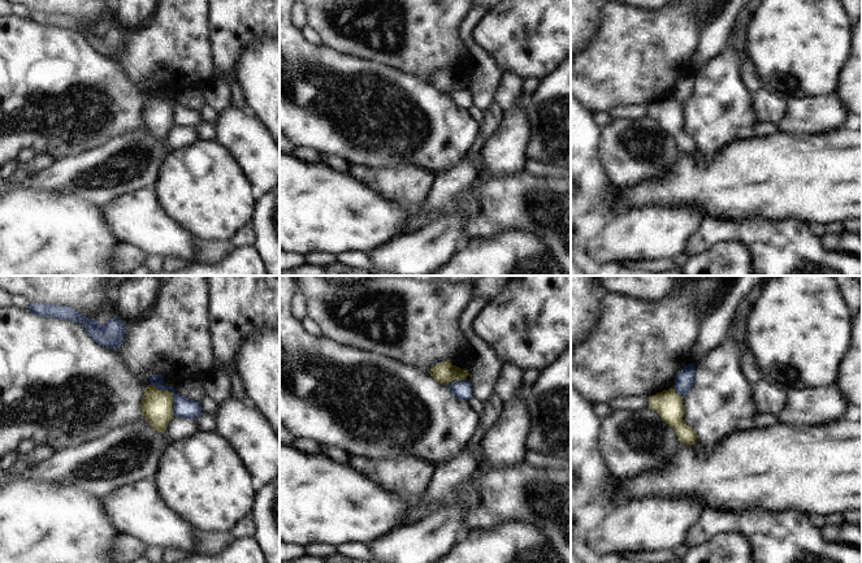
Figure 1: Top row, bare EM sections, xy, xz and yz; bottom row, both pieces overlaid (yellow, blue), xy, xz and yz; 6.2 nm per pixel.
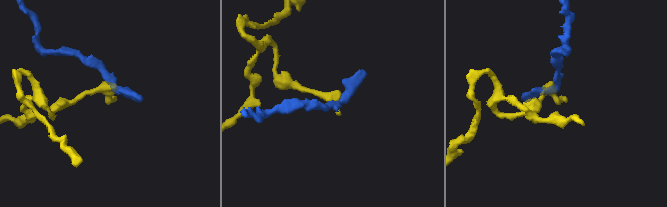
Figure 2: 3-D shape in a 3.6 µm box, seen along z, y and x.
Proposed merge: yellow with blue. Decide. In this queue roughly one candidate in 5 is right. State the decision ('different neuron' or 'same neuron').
different neuron

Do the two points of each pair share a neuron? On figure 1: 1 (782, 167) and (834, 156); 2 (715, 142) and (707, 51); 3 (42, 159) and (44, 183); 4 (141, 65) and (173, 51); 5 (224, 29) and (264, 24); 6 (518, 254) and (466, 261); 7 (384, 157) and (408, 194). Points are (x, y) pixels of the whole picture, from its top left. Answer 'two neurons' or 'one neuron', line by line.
1: one neuron
2: two neurons
3: two neurons
4: one neuron
5: one neuron
6: one neuron
7: two neurons

